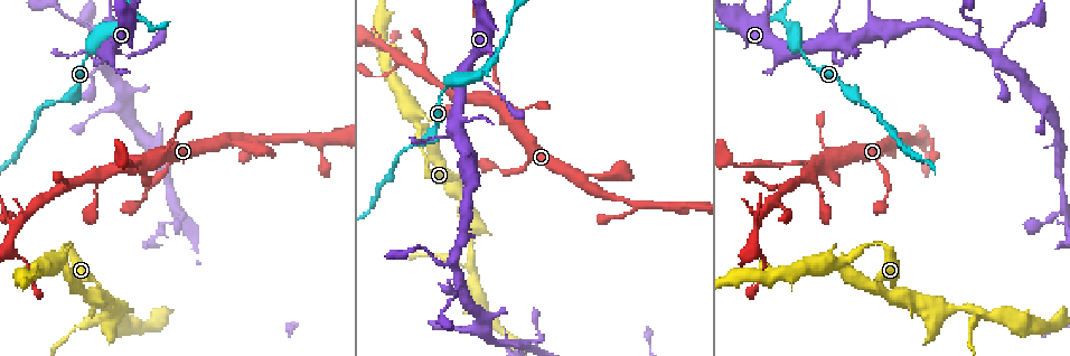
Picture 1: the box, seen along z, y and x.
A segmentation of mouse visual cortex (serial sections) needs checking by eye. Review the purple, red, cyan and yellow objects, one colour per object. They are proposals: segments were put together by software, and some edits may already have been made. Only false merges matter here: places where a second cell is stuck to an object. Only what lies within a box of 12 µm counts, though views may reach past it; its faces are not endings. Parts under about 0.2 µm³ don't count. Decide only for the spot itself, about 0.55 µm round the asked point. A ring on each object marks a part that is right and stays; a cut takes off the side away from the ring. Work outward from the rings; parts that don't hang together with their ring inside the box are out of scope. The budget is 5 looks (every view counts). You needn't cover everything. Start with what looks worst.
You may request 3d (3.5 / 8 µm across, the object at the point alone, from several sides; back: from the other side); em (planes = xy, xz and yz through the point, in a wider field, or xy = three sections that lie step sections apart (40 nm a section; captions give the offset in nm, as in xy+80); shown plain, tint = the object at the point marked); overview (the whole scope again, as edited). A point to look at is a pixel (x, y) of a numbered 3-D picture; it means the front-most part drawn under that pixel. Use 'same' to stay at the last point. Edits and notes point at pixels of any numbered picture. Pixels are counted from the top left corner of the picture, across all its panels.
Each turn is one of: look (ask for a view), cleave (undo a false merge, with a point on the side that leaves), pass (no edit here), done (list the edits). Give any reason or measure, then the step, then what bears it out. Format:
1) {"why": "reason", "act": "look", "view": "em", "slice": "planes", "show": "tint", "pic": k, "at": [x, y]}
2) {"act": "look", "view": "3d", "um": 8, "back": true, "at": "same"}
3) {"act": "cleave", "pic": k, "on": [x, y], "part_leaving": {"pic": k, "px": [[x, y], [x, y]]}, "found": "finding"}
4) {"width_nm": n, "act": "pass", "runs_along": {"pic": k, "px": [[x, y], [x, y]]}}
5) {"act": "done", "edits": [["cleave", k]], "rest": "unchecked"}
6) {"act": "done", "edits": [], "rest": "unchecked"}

{"why": "a fork", "act": "look", "view": "3d", "um": 3.5, "pic": 1, "at": [816, 160]}

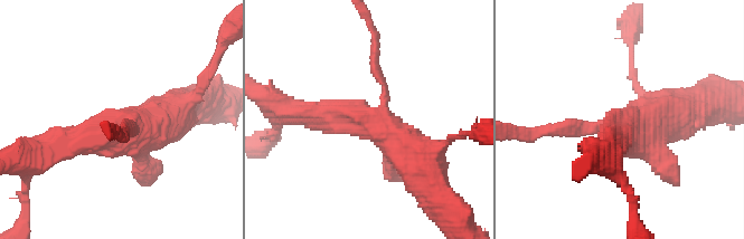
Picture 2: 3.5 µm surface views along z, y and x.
{"act": "pass", "runs_along": {"pic": 2, "px": [[426, 172], [372, 123], [302, 112]]}, "found": "one cell here"}

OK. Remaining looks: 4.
{"why": "abrupt turn", "act": "look", "view": "3d", "um": 8, "pic": 1, "at": [782, 18]}

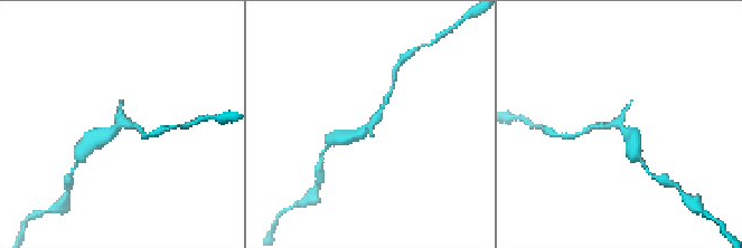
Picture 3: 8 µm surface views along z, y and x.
{"act": "look", "view": "3d", "um": 3.5, "pic": 3, "at": [121, 126]}

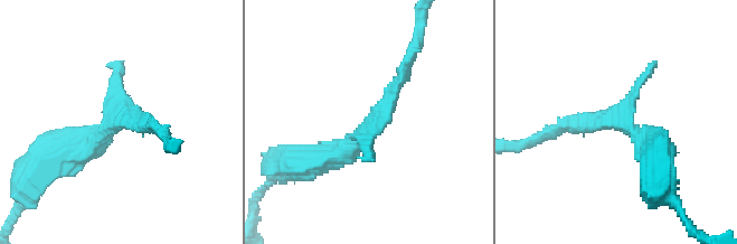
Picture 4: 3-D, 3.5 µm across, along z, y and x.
{"act": "pass", "runs_along": {"pic": 4, "px": [[308, 162], [356, 140], [404, 74]]}, "found": "continuous, no second cell"}

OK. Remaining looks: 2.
{"act": "done", "edits": [], "rest": "unchecked"}

